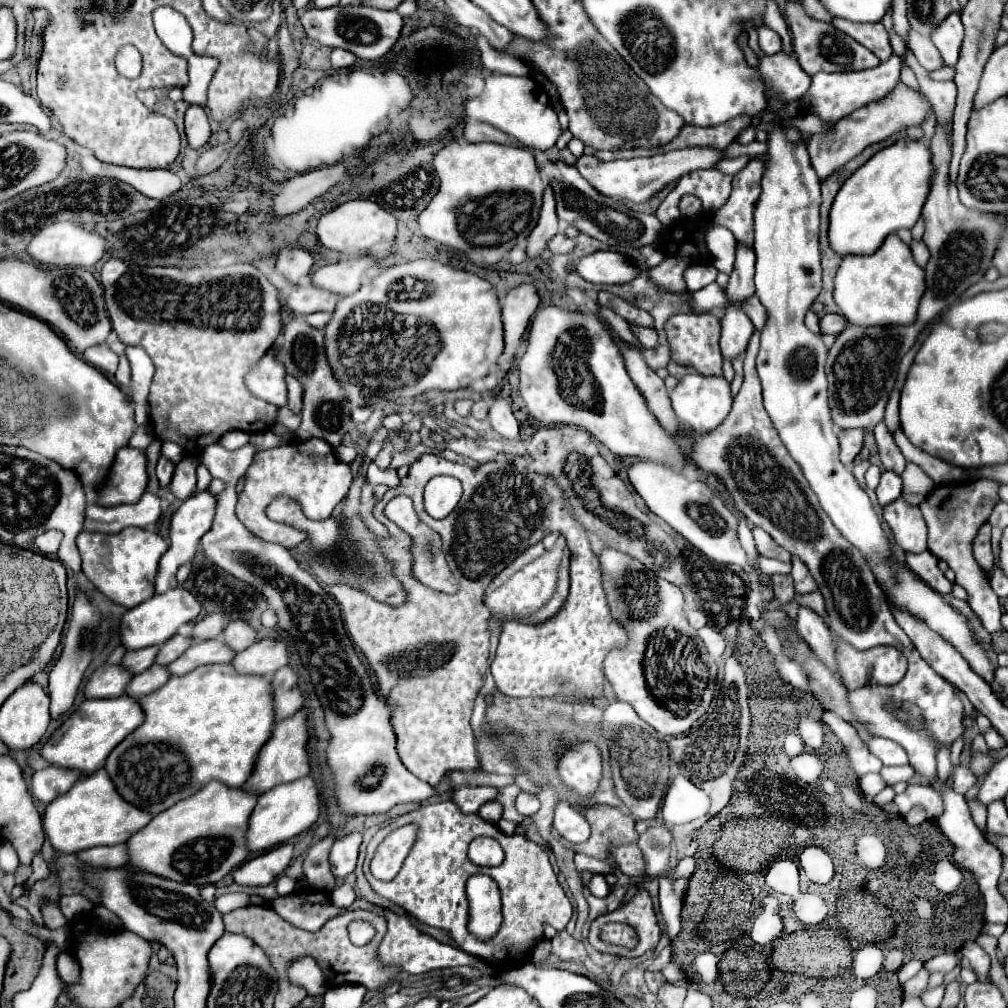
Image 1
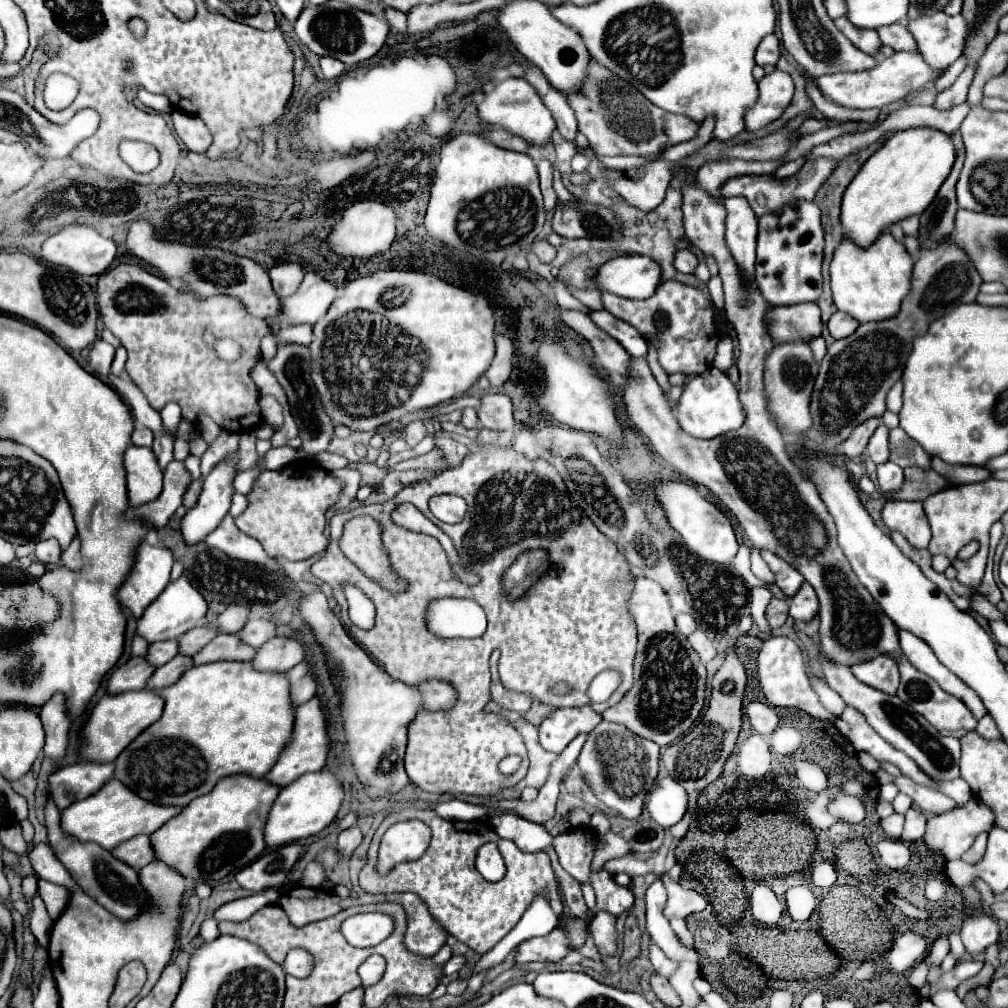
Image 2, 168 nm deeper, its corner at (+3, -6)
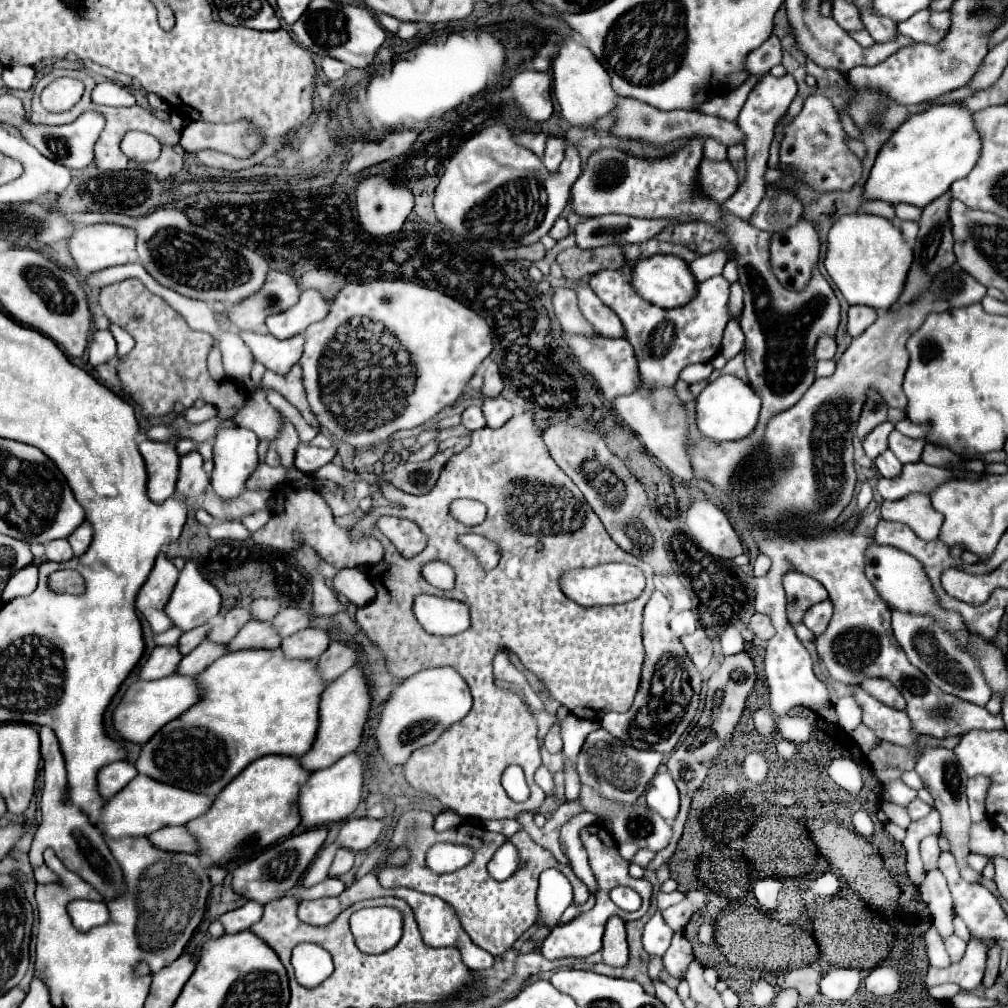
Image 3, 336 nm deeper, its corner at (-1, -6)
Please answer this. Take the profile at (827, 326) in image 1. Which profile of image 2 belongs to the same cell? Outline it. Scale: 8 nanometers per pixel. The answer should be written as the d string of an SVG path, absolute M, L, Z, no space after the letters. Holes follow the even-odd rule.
M834 313L828 321L828 331L834 339L842 339L842 337L848 337L850 333L854 333L858 327L858 321L856 319L850 319L850 315L846 313Z

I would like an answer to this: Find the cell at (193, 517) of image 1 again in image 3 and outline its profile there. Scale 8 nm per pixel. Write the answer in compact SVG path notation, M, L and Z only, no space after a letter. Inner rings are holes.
M244 427L222 429L214 441L212 487L222 499L238 497L246 491L246 479L258 465L258 437Z

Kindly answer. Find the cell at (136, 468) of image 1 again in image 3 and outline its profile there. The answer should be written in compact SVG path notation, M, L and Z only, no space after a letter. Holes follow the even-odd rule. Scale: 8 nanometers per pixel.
M144 439L138 449L148 469L148 497L154 503L164 503L176 491L180 455L172 443L150 439Z

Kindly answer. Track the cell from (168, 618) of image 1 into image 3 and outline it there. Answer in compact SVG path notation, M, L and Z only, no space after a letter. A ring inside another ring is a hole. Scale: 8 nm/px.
M186 559L176 589L166 605L166 615L182 631L196 629L218 615L222 605L220 591L204 579L194 559Z

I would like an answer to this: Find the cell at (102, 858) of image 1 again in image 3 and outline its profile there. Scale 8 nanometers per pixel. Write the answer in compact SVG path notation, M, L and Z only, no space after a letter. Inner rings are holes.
M164 827L160 831L154 831L148 837L158 849L164 849L164 851L198 853L198 843L186 827Z

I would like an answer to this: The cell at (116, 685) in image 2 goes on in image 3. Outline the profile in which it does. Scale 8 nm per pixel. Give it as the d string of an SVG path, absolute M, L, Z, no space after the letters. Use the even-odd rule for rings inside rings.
M166 645L166 647L156 647L148 661L142 665L140 669L140 679L146 679L146 681L152 681L152 679L162 679L170 673L176 671L178 663L182 659L182 653L178 651L176 645Z

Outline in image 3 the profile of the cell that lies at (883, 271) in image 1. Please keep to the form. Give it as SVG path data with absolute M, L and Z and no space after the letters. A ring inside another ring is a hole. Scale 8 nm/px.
M868 213L842 215L828 233L824 265L850 305L870 305L878 311L890 309L902 293L910 263L912 247L904 241L902 231L884 217Z

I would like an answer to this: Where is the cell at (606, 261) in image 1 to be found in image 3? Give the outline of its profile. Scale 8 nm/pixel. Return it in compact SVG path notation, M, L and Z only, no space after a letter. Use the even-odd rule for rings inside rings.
M654 255L654 257L638 261L636 267L634 267L632 279L634 279L632 281L634 289L644 299L648 299L650 303L654 303L658 307L664 307L664 309L686 305L690 299L694 299L696 289L698 289L698 281L694 279L694 273L690 271L690 265L676 255Z

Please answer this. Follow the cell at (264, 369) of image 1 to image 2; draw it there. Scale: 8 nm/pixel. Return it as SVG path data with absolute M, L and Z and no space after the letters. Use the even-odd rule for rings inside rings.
M260 395L260 409L262 409L264 423L274 425L274 427L282 425L282 405L274 397Z

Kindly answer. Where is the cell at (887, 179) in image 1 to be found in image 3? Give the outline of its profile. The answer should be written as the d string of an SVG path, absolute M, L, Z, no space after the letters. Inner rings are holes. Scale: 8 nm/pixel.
M956 101L934 103L922 113L910 115L910 119L904 121L880 149L866 181L864 199L926 207L944 195L950 185L968 175L980 159L982 139L974 127L972 115L972 111Z

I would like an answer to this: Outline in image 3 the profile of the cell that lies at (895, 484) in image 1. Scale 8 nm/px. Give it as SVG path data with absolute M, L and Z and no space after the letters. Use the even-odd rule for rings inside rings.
M886 449L882 455L878 455L878 459L874 459L874 463L882 477L898 477L902 471L902 463L894 457L894 453L890 449Z

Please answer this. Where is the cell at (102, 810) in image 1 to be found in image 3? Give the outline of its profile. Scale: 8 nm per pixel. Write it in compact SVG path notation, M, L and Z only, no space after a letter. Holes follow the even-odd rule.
M136 775L118 795L114 795L106 807L102 809L98 825L112 837L144 837L152 831L170 825L186 825L188 821L204 815L208 807L212 807L210 797L194 795L190 791L182 791L180 787L170 787L168 783L158 783L156 779L148 779L146 775Z

